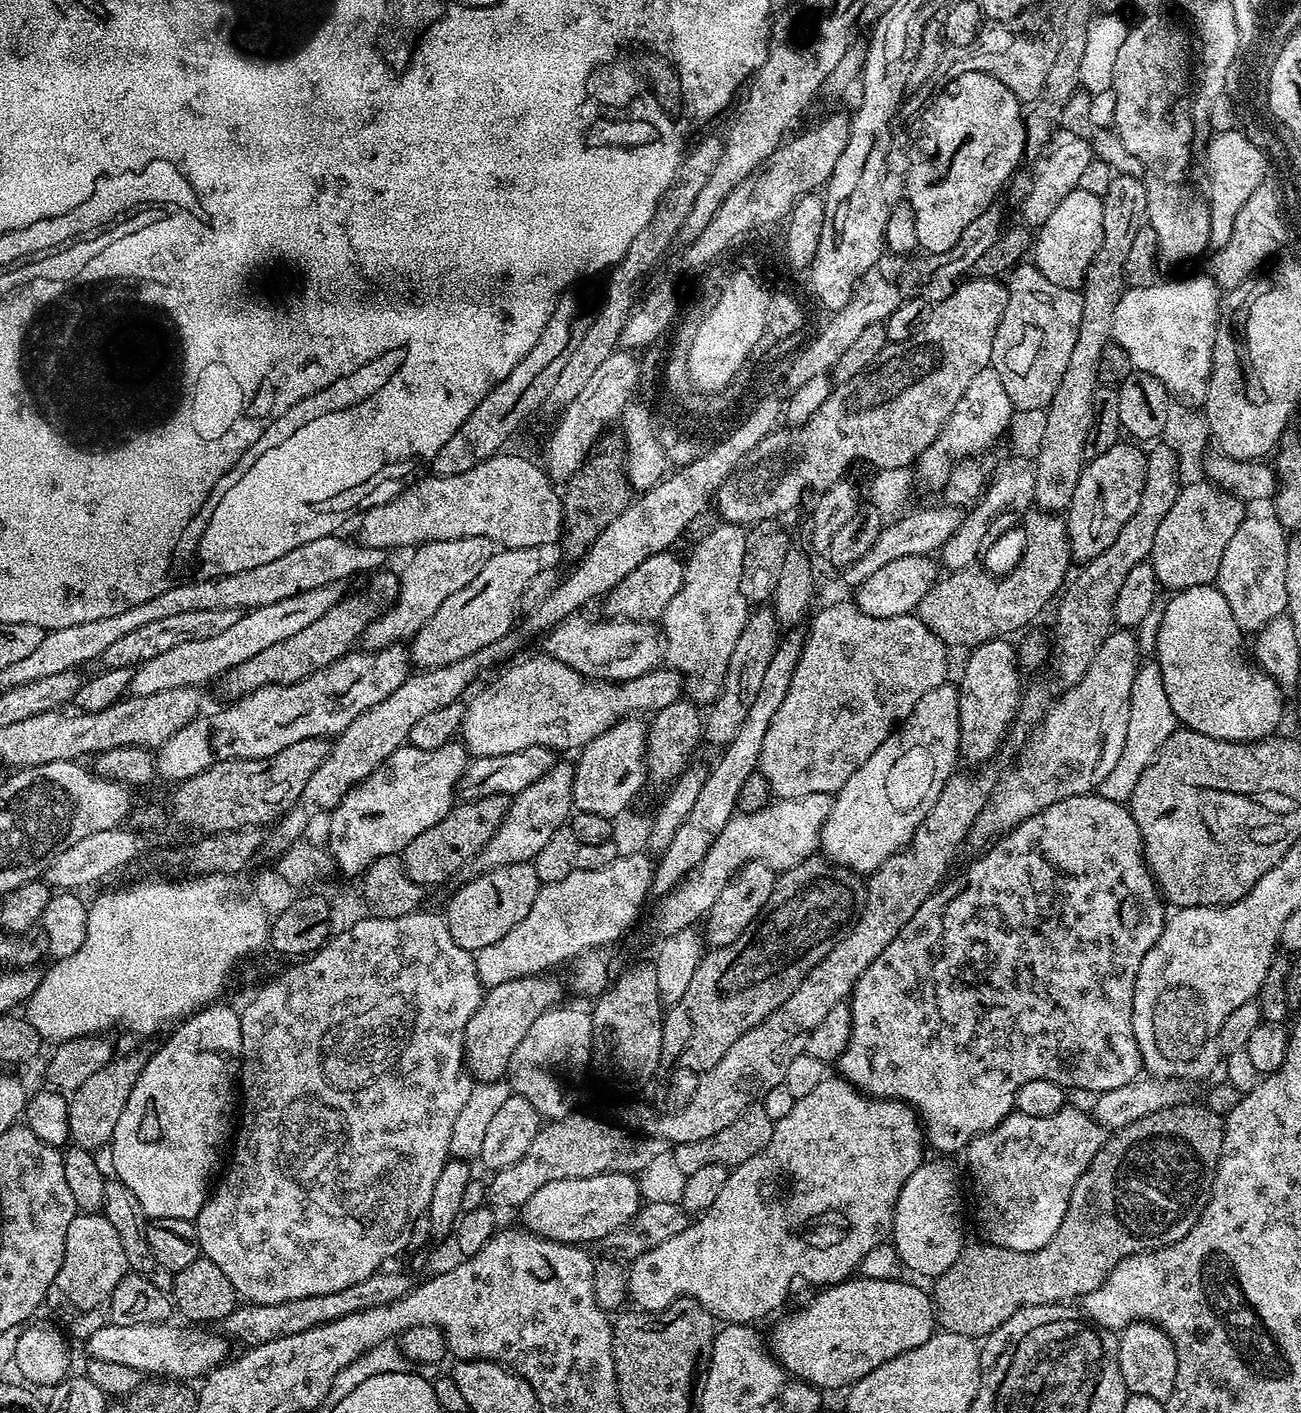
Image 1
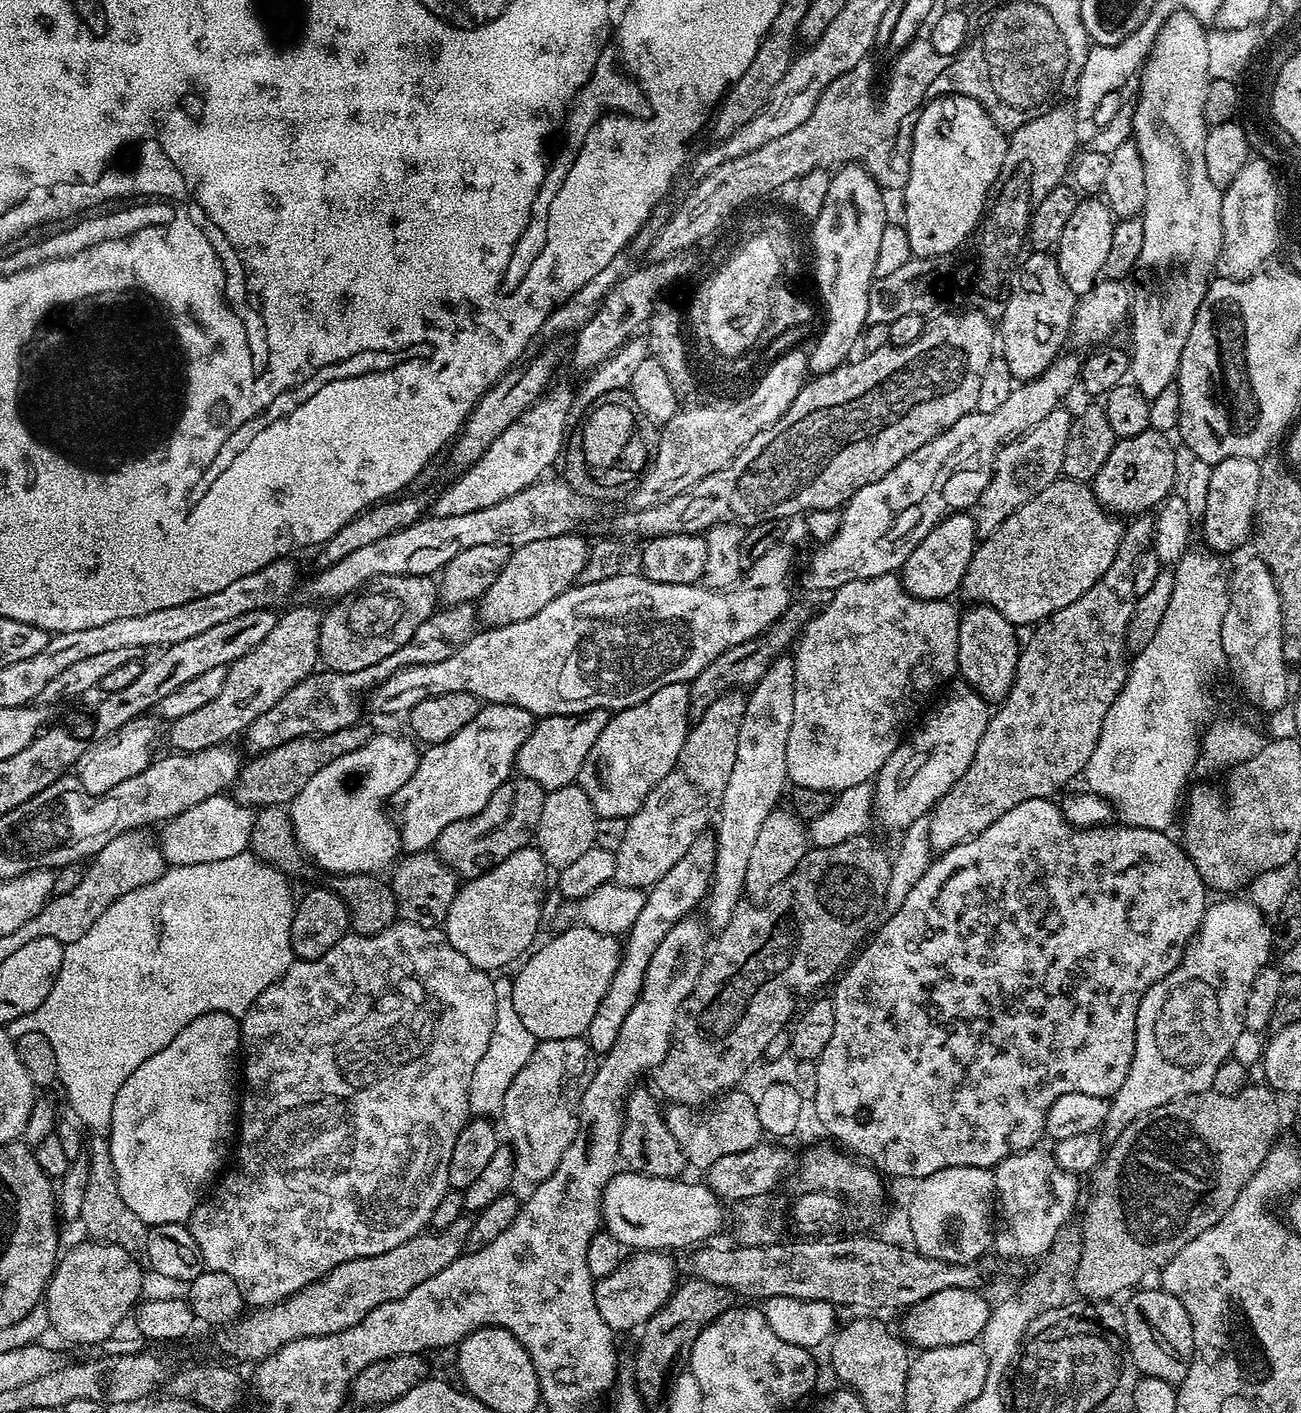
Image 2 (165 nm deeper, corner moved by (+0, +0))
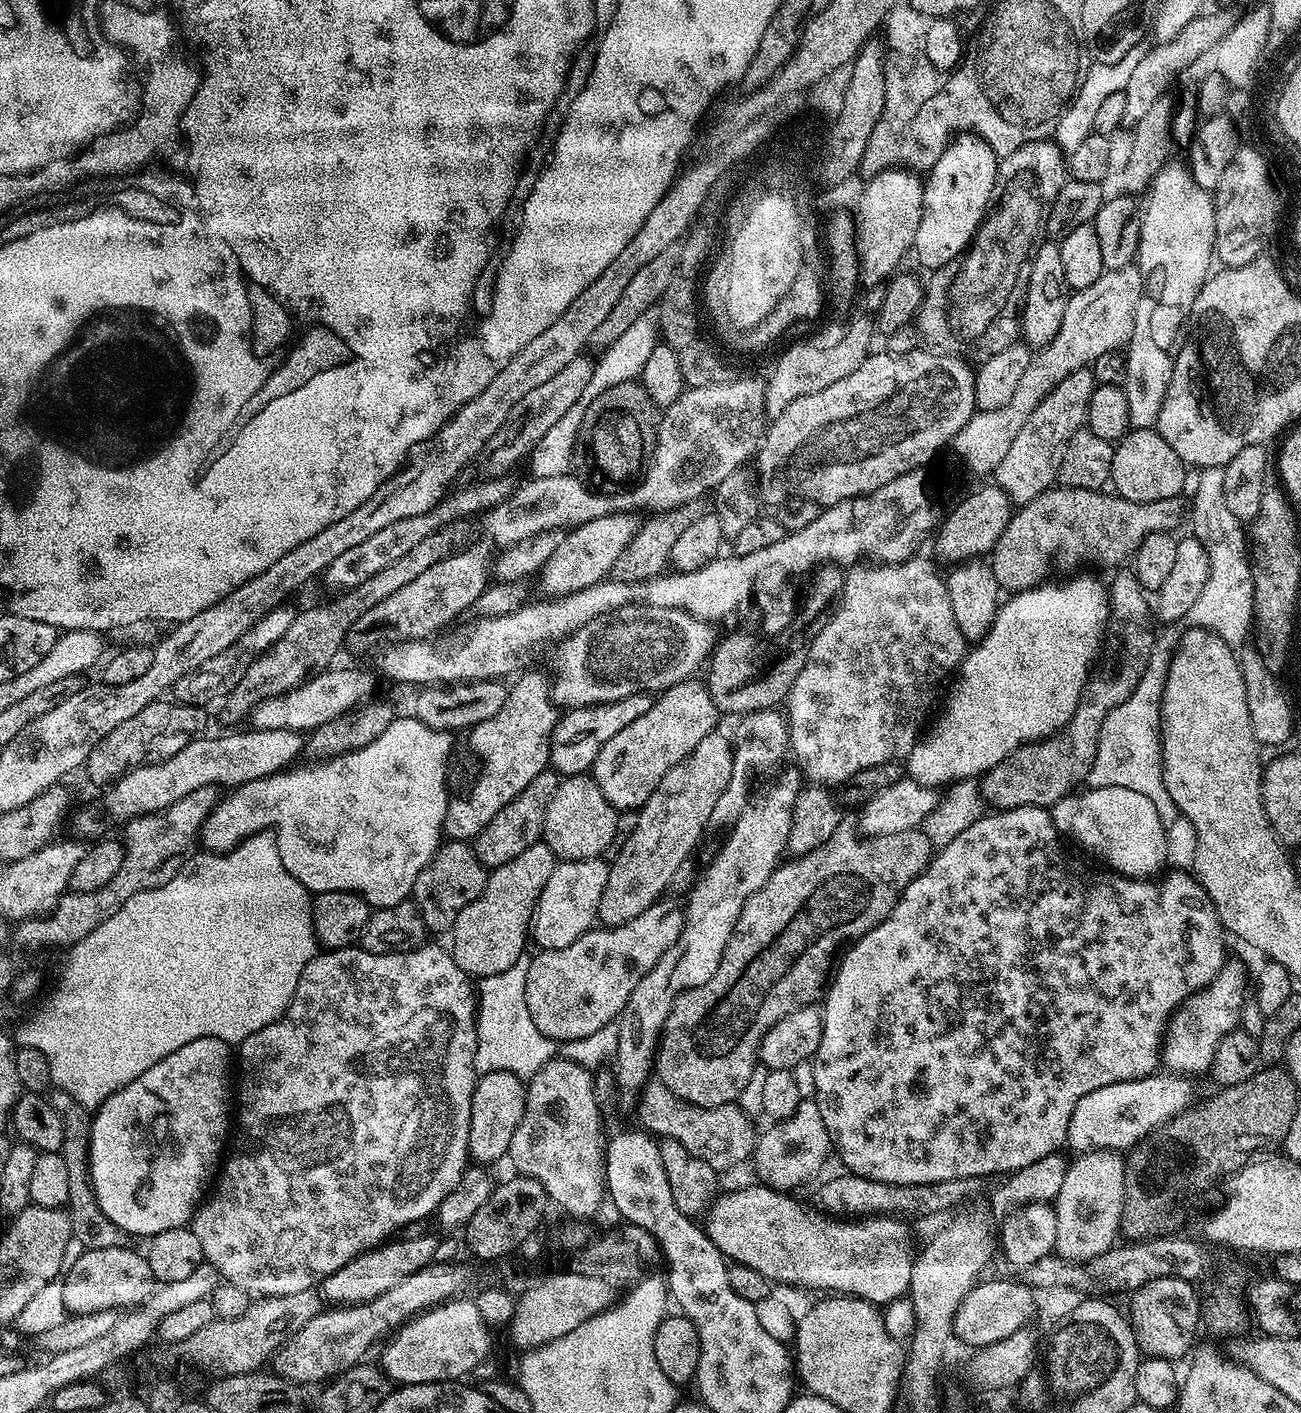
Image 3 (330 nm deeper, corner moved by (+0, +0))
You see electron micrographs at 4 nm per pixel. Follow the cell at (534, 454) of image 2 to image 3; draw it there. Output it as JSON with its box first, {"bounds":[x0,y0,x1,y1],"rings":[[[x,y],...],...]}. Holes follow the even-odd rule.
{"bounds":[322,478,509,594],"rings":[[[484,478],[479,482],[481,484],[472,484],[469,488],[458,489],[453,496],[445,495],[431,512],[414,514],[408,518],[398,518],[398,522],[390,522],[388,526],[382,526],[382,530],[377,530],[362,542],[358,542],[358,546],[353,546],[350,550],[338,554],[338,558],[334,558],[334,562],[330,562],[328,569],[322,573],[322,580],[329,588],[329,593],[339,594],[350,591],[354,586],[364,582],[366,578],[370,578],[384,570],[386,566],[398,562],[398,558],[406,558],[406,554],[410,554],[410,550],[414,550],[414,546],[418,546],[418,542],[422,542],[422,538],[434,534],[445,524],[470,518],[474,512],[481,513],[495,504],[501,504],[508,497],[509,489],[507,487],[500,488],[501,481],[499,479]]]}

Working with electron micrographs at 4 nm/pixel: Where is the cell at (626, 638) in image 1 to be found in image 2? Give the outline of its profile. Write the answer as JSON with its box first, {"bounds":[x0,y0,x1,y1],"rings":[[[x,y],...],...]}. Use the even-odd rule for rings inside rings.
{"bounds":[366,544,793,718],"rings":[[[776,544],[773,548],[766,549],[753,562],[752,569],[749,572],[747,569],[732,587],[723,590],[701,586],[699,583],[663,584],[662,582],[647,580],[643,574],[636,574],[636,576],[623,574],[621,576],[606,578],[604,581],[593,582],[589,585],[577,583],[569,588],[567,592],[558,594],[558,598],[546,602],[546,606],[542,606],[542,610],[538,610],[538,614],[533,614],[531,618],[522,618],[522,622],[514,622],[501,628],[488,626],[483,630],[477,631],[476,635],[469,638],[466,642],[466,646],[454,650],[454,654],[450,654],[450,658],[445,658],[442,662],[430,662],[426,666],[410,666],[409,668],[398,670],[393,676],[386,678],[386,682],[382,682],[372,689],[371,692],[367,693],[366,708],[367,711],[369,708],[372,712],[381,712],[384,716],[396,716],[399,712],[400,715],[406,714],[414,706],[418,706],[418,702],[422,702],[422,698],[434,698],[438,694],[458,694],[459,692],[474,694],[481,702],[522,706],[522,710],[530,710],[533,718],[577,716],[583,712],[593,712],[599,708],[609,710],[629,708],[638,702],[646,702],[646,698],[650,698],[650,694],[654,694],[654,690],[662,690],[662,686],[688,684],[698,674],[702,674],[702,670],[706,670],[706,666],[710,666],[710,662],[714,662],[714,658],[718,658],[718,654],[722,654],[742,642],[753,640],[756,636],[761,636],[763,632],[768,631],[768,627],[774,621],[779,620],[784,615],[790,601],[793,599],[793,596],[791,596],[792,548],[788,544]]]}

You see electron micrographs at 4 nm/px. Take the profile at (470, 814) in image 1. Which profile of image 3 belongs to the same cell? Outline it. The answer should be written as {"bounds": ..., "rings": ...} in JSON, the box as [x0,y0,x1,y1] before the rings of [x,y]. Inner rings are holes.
{"bounds":[474,770,561,870],"rings":[[[545,770],[538,774],[538,778],[534,778],[534,782],[530,782],[530,786],[526,786],[526,790],[522,790],[522,794],[518,794],[518,798],[502,806],[502,810],[498,810],[494,818],[490,818],[486,830],[479,832],[474,841],[476,857],[485,868],[491,870],[502,866],[510,862],[510,858],[518,858],[522,850],[530,850],[530,846],[541,843],[546,822],[546,806],[550,806],[550,798],[554,798],[554,790],[558,790],[560,781],[561,777],[555,771]]]}

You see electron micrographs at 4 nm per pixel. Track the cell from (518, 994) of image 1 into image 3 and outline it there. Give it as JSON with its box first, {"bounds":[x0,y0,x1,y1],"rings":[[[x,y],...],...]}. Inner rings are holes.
{"bounds":[526,899,685,1042],"rings":[[[668,899],[657,900],[642,910],[638,918],[619,924],[617,928],[593,926],[574,942],[570,942],[570,946],[546,948],[531,957],[530,970],[526,970],[526,1006],[530,1006],[530,1018],[534,1018],[534,1026],[538,1026],[542,1034],[554,1042],[586,1038],[602,1026],[613,1023],[627,1009],[630,994],[638,982],[642,982],[645,974],[654,970],[662,954],[666,954],[666,950],[678,942],[684,929],[685,909]]]}

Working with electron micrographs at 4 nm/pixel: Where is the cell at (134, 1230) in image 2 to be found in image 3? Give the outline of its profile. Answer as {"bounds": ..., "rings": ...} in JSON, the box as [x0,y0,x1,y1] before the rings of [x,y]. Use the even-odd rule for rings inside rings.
{"bounds":[50,1089,124,1250],"rings":[[[53,1089],[50,1099],[59,1110],[64,1124],[64,1140],[61,1156],[67,1164],[70,1173],[70,1198],[68,1199],[69,1216],[72,1220],[73,1239],[79,1241],[87,1250],[110,1248],[123,1245],[124,1233],[101,1212],[96,1197],[93,1194],[88,1175],[89,1135],[92,1132],[92,1114],[72,1095],[60,1089]],[[53,1093],[53,1094],[52,1094]]]}

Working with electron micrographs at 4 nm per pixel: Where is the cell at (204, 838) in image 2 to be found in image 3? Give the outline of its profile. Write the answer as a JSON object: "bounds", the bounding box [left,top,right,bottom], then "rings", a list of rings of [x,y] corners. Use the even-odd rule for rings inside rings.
{"bounds":[202,715,453,909],"rings":[[[401,715],[394,722],[390,722],[390,726],[386,726],[386,730],[382,730],[382,734],[378,734],[378,738],[374,738],[374,742],[370,742],[370,746],[362,746],[358,750],[346,752],[341,756],[329,756],[328,759],[319,762],[308,762],[305,768],[292,766],[285,771],[274,773],[273,776],[258,778],[254,782],[246,782],[241,784],[239,788],[231,789],[216,803],[215,810],[206,818],[202,833],[203,847],[209,852],[228,852],[231,848],[237,848],[248,836],[280,828],[279,835],[282,837],[283,847],[289,853],[291,853],[290,851],[304,852],[302,879],[309,893],[319,894],[334,890],[346,890],[347,892],[359,892],[373,909],[396,906],[415,893],[418,874],[431,862],[441,846],[444,836],[444,819],[450,799],[448,759],[452,756],[452,740],[453,737],[449,733],[426,726],[416,719],[415,715]]]}

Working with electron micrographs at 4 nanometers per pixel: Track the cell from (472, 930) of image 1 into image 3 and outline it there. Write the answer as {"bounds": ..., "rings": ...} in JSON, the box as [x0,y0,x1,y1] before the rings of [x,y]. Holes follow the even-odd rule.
{"bounds":[450,842,558,978],"rings":[[[541,842],[530,846],[530,850],[522,850],[518,858],[510,858],[510,862],[491,869],[482,894],[474,898],[474,902],[470,902],[470,906],[466,906],[462,914],[458,914],[458,918],[452,923],[450,929],[450,935],[452,935],[450,951],[462,971],[473,978],[502,974],[502,970],[510,970],[510,966],[514,966],[514,962],[518,962],[518,958],[525,955],[524,943],[529,943],[530,940],[532,914],[536,910],[536,900],[542,894],[546,882],[550,882],[550,874],[554,874],[557,863],[558,857],[550,850],[550,846]]]}

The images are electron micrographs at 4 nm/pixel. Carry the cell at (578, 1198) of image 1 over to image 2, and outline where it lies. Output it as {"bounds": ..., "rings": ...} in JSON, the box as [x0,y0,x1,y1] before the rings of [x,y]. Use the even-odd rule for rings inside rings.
{"bounds":[600,1170,726,1250],"rings":[[[627,1170],[617,1171],[610,1178],[610,1182],[604,1188],[604,1196],[600,1199],[600,1215],[603,1227],[618,1242],[628,1250],[672,1250],[668,1248],[691,1249],[693,1246],[703,1245],[711,1241],[711,1236],[726,1224],[726,1208],[720,1197],[708,1188],[704,1182],[696,1185],[688,1185],[680,1178],[667,1176],[647,1176]]]}

